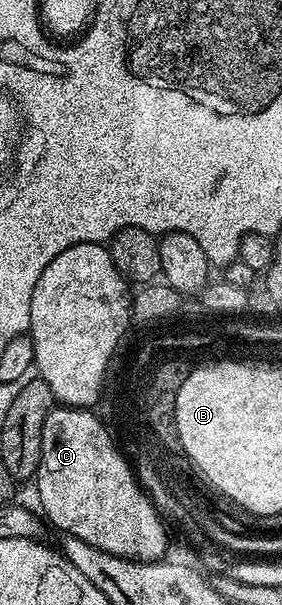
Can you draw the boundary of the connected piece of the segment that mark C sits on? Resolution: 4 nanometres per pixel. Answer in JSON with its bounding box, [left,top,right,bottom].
[37,404,167,562]

